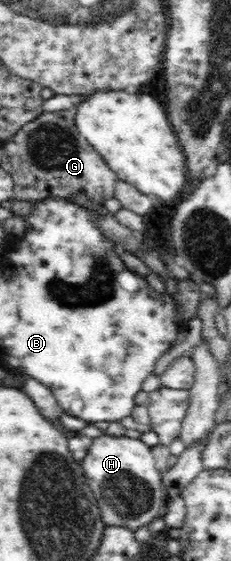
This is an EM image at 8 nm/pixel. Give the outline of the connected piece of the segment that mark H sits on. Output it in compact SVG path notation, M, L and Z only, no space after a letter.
M103 432L101 437L93 439L93 445L83 459L83 471L106 526L137 531L139 527L166 515L168 497L164 477L157 470L151 450L140 439L130 439L125 435L110 437Z

